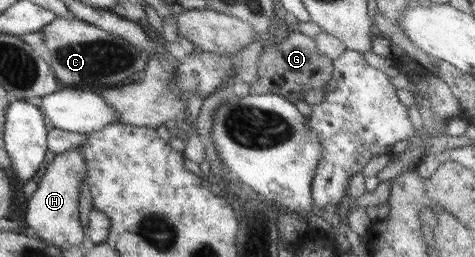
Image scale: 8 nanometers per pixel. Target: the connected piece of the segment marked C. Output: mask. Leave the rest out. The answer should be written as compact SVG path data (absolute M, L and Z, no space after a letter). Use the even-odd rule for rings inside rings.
M55 17L40 33L48 50L48 65L54 77L68 87L96 92L102 88L136 83L143 74L146 58L124 38L96 28L96 26L76 18Z

